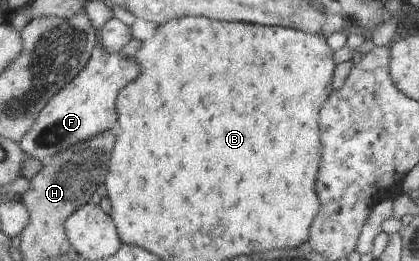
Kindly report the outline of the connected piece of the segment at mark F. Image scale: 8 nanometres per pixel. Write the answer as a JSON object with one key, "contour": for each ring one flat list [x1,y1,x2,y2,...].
{"contour":[[99,38,96,52,87,68,69,86,66,86,43,110,34,129,20,142,21,148,32,157,46,163,75,145,98,137,113,130,119,124,117,100,129,82,141,76,142,64,134,57,128,58,123,52,110,51]]}

